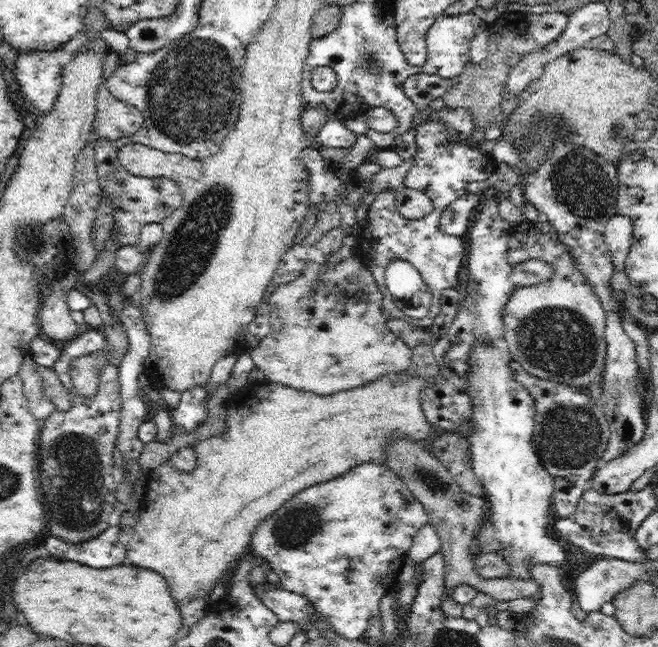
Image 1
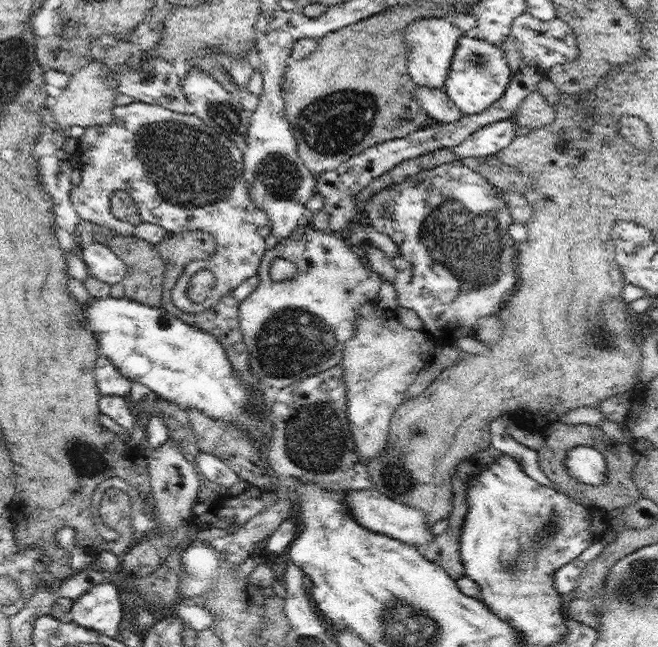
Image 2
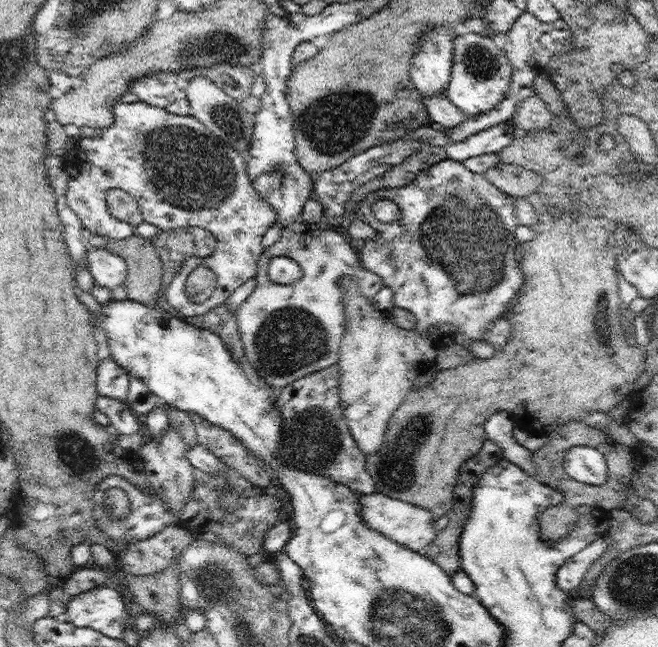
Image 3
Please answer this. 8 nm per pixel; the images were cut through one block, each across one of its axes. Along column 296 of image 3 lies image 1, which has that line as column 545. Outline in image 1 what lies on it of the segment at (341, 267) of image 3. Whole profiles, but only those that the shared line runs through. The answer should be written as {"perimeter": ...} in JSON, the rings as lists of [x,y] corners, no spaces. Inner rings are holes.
{"perimeter":[[[540,218],[538,222],[523,220],[510,228],[507,238],[506,257],[513,266],[529,259],[538,259],[552,265],[554,269],[554,274],[548,281],[519,287],[509,297],[502,319],[503,340],[508,344],[510,358],[519,362],[532,376],[587,389],[603,374],[607,353],[606,312],[599,297],[593,291],[591,284],[586,281],[584,274],[577,268],[570,247],[564,241],[560,241],[558,231],[552,227],[552,223],[548,223],[548,219]]]}

